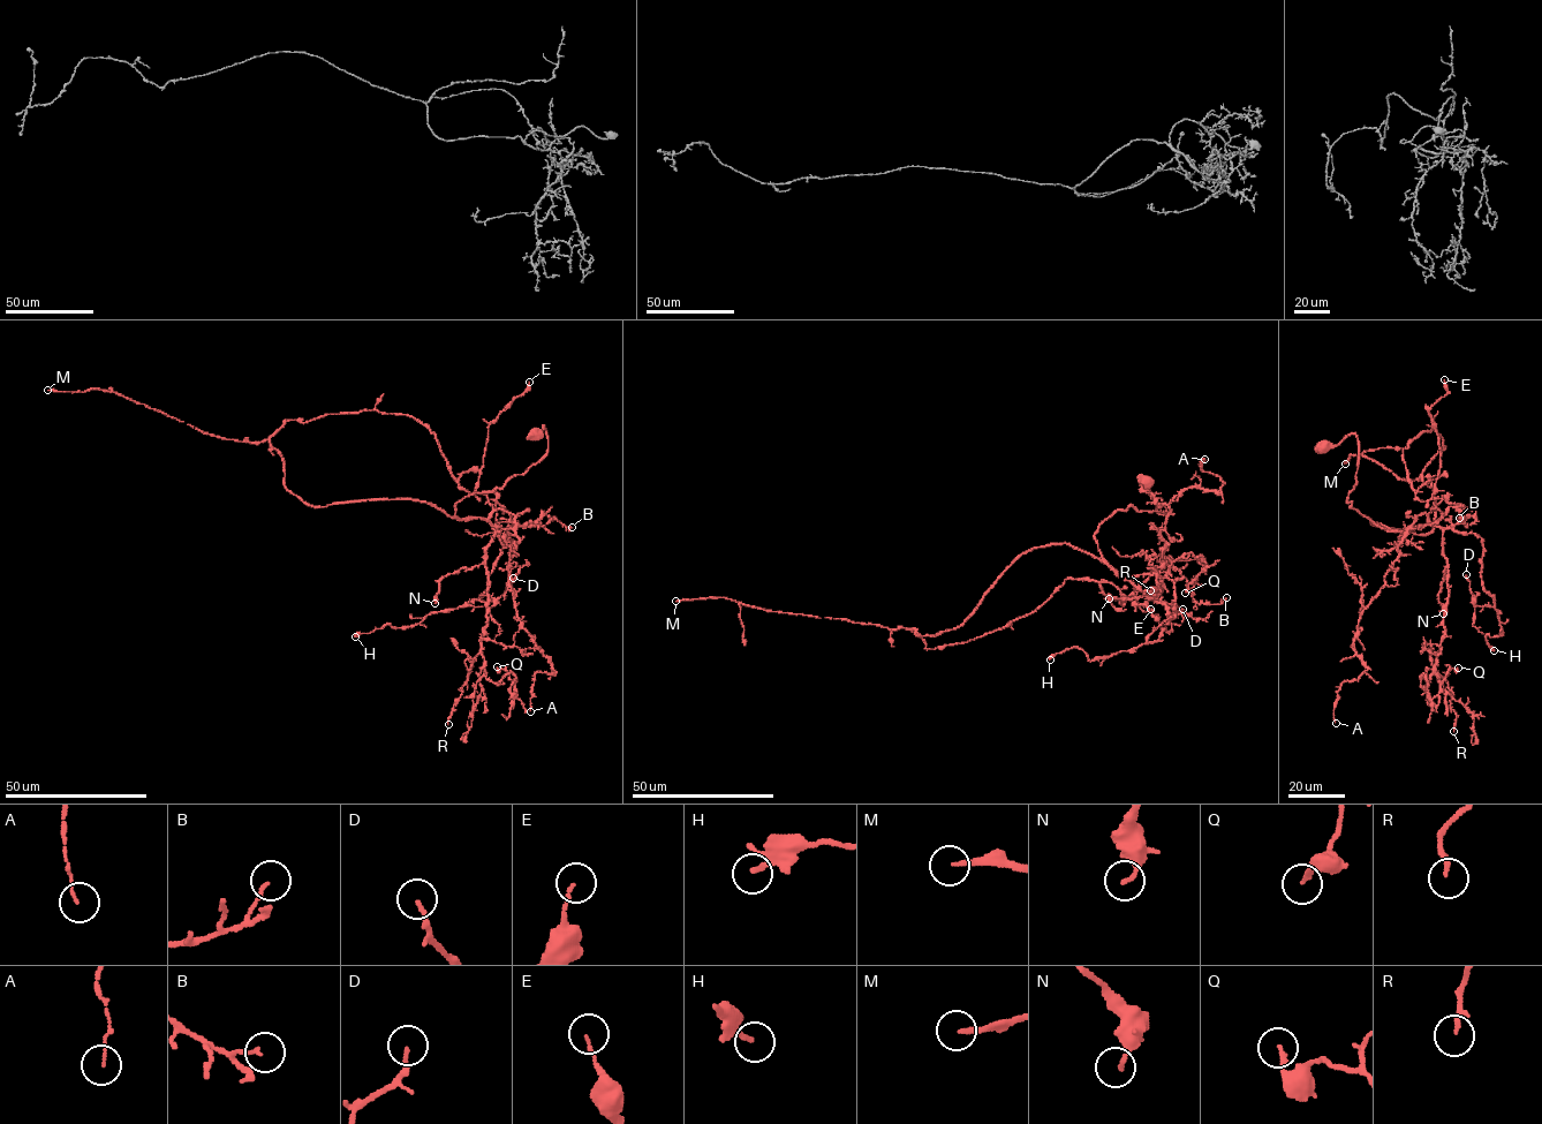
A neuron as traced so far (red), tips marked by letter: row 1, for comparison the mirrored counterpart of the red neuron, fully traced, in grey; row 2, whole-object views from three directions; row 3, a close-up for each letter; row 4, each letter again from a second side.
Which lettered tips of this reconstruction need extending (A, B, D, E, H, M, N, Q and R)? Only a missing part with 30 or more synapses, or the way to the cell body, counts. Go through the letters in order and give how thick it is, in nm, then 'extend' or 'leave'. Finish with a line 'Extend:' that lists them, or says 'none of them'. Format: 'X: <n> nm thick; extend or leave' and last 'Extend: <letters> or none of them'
A: 80 nm thick; leave
B: 110 nm thick; leave
D: 150 nm thick; leave
E: 90 nm thick; leave
H: 160 nm thick; leave
M: 180 nm thick; extend
N: 170 nm thick; leave
Q: 190 nm thick; leave
R: 180 nm thick; leave
Extend: M

